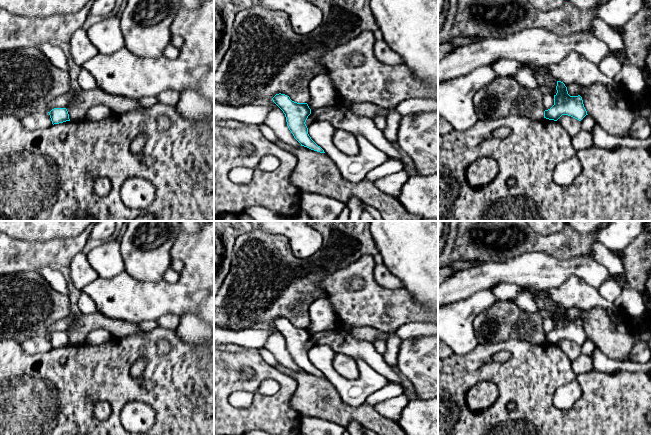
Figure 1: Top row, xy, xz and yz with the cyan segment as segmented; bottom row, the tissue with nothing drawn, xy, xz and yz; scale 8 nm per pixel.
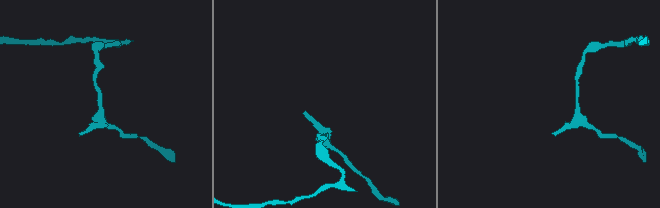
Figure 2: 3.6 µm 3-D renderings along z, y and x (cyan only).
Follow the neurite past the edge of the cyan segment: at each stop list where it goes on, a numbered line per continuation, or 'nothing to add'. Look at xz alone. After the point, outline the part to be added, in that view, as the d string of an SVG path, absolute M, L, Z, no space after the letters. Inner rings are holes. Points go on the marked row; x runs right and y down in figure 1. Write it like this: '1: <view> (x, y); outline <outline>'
nothing to add

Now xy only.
nothing to add

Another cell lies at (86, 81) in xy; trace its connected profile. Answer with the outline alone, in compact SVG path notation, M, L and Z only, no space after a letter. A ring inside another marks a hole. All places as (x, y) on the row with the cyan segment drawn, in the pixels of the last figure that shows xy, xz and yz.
M81 68L79 73L78 84L82 90L92 90L97 87L93 76L84 68Z

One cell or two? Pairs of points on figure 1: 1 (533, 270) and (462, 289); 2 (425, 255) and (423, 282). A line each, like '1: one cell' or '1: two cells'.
1: one cell
2: one cell

